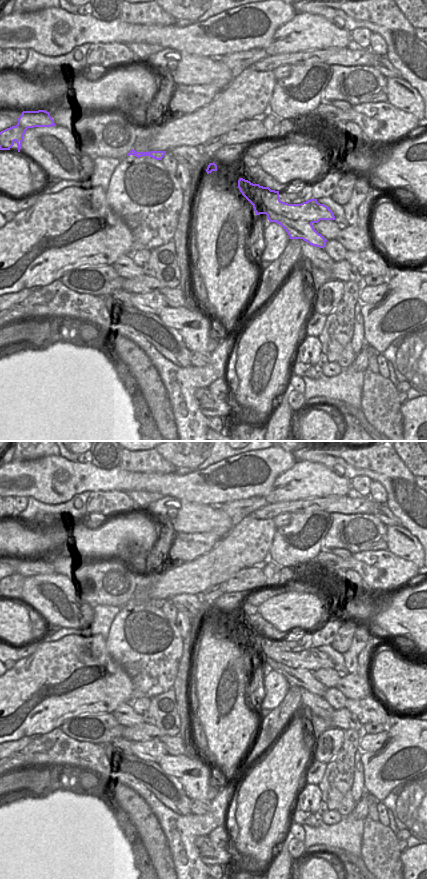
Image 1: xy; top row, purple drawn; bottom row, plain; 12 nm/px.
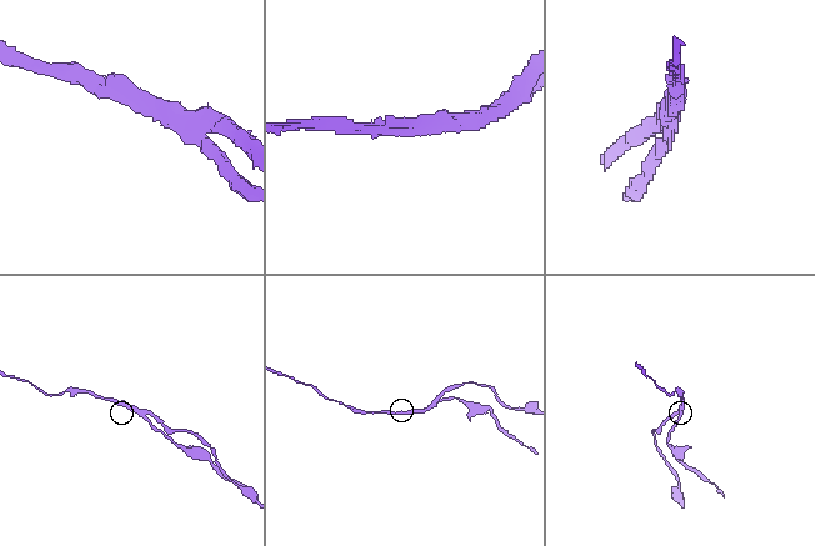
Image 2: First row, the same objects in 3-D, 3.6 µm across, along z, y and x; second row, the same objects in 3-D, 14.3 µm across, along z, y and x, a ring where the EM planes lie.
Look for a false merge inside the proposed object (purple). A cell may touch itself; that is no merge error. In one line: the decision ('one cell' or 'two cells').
two cells

